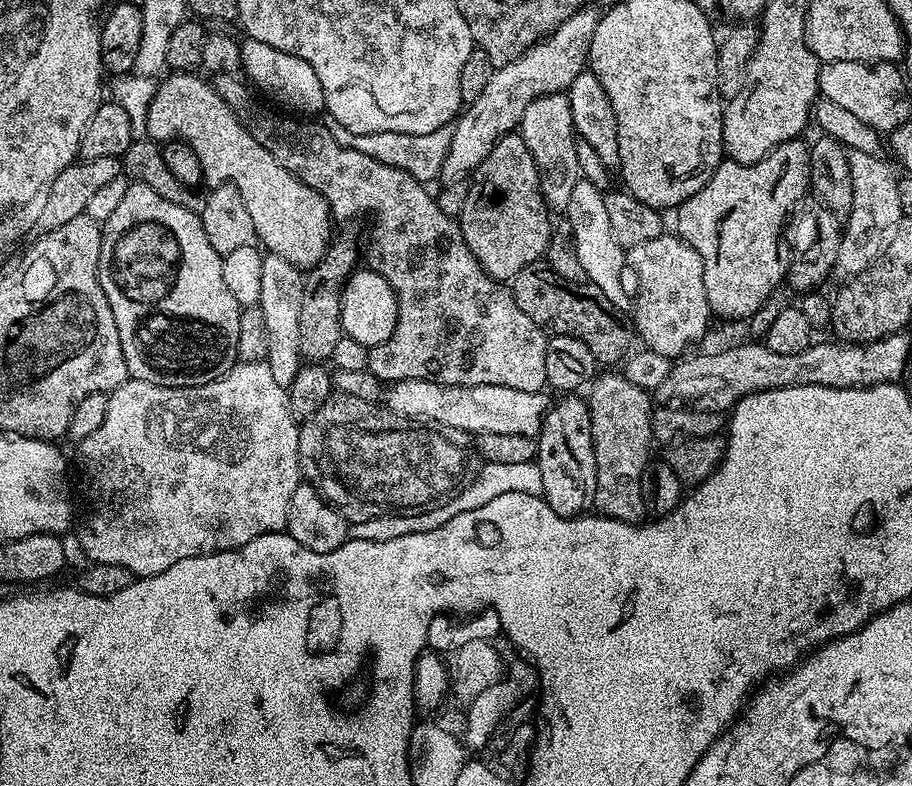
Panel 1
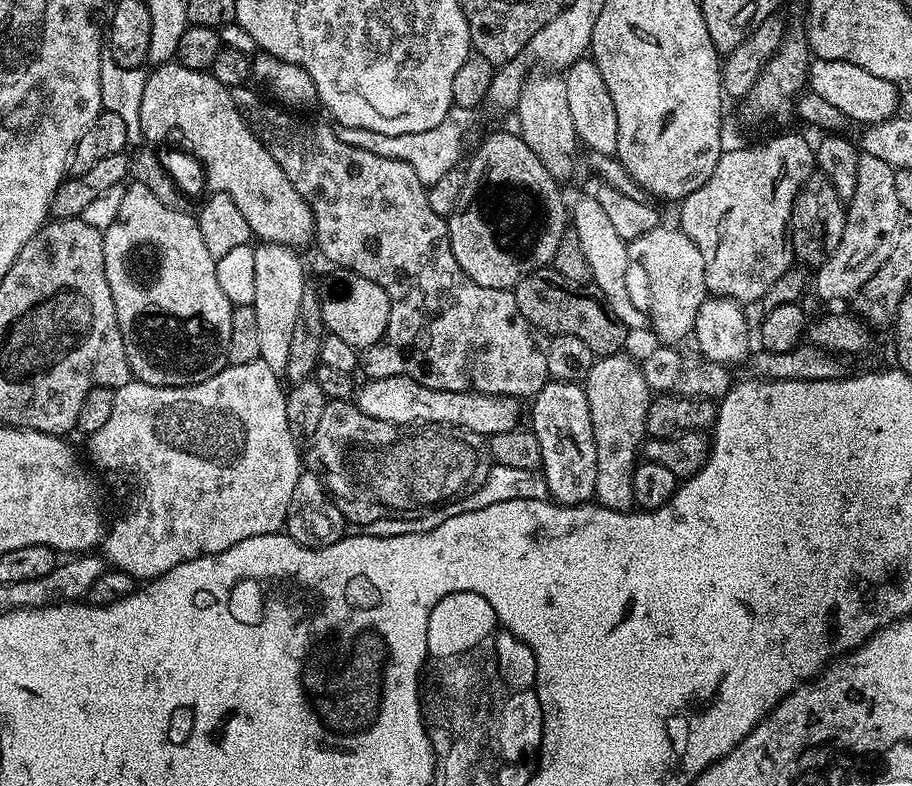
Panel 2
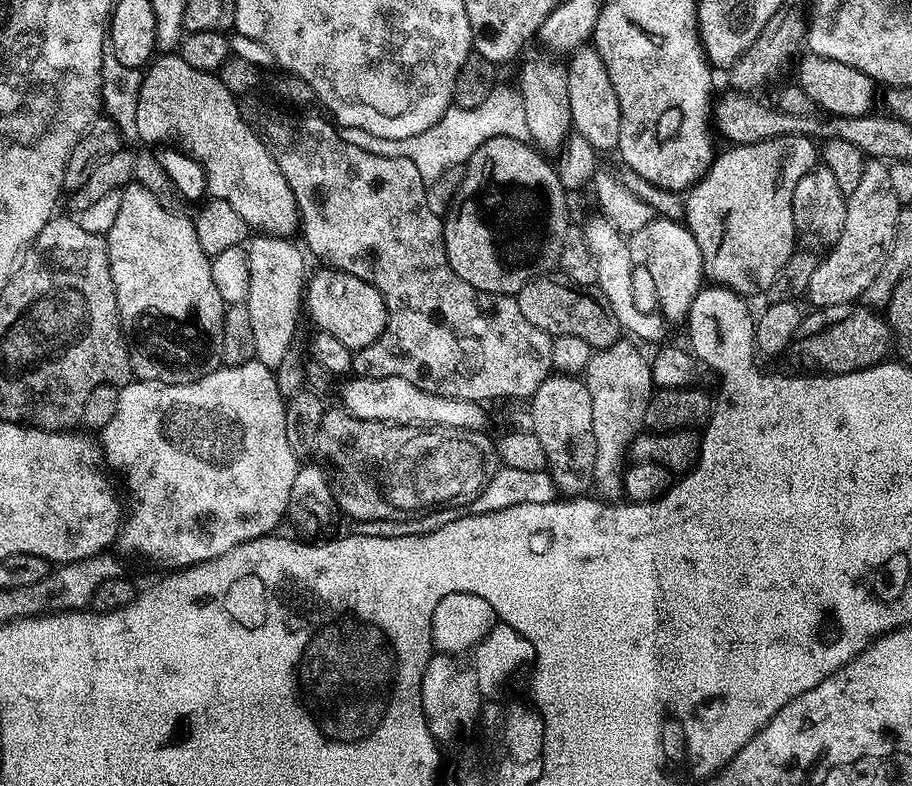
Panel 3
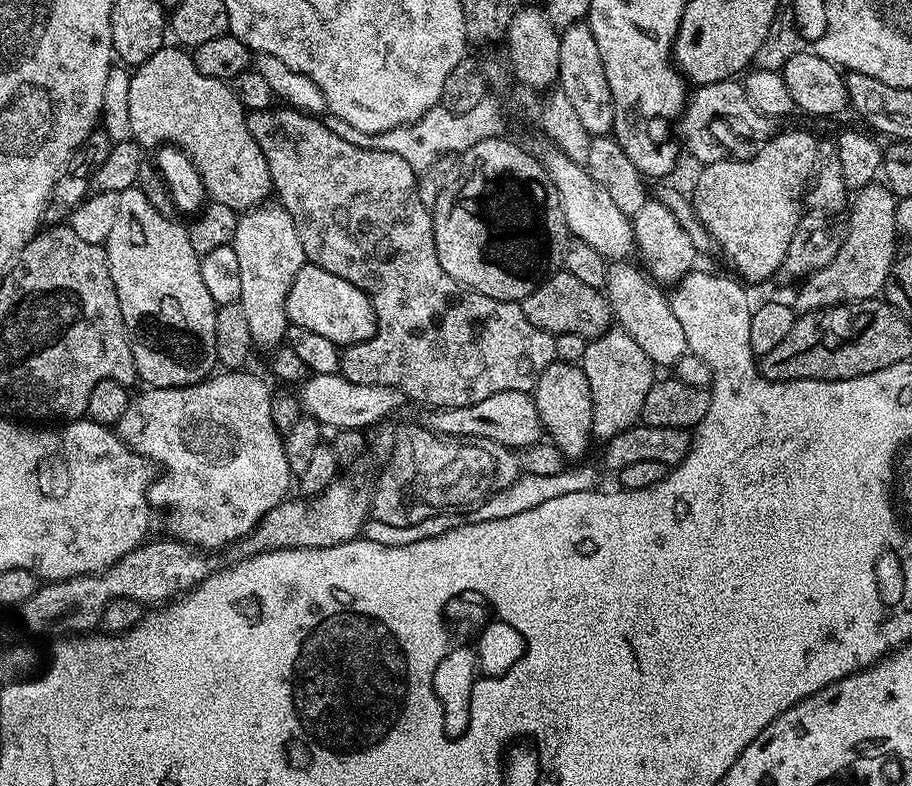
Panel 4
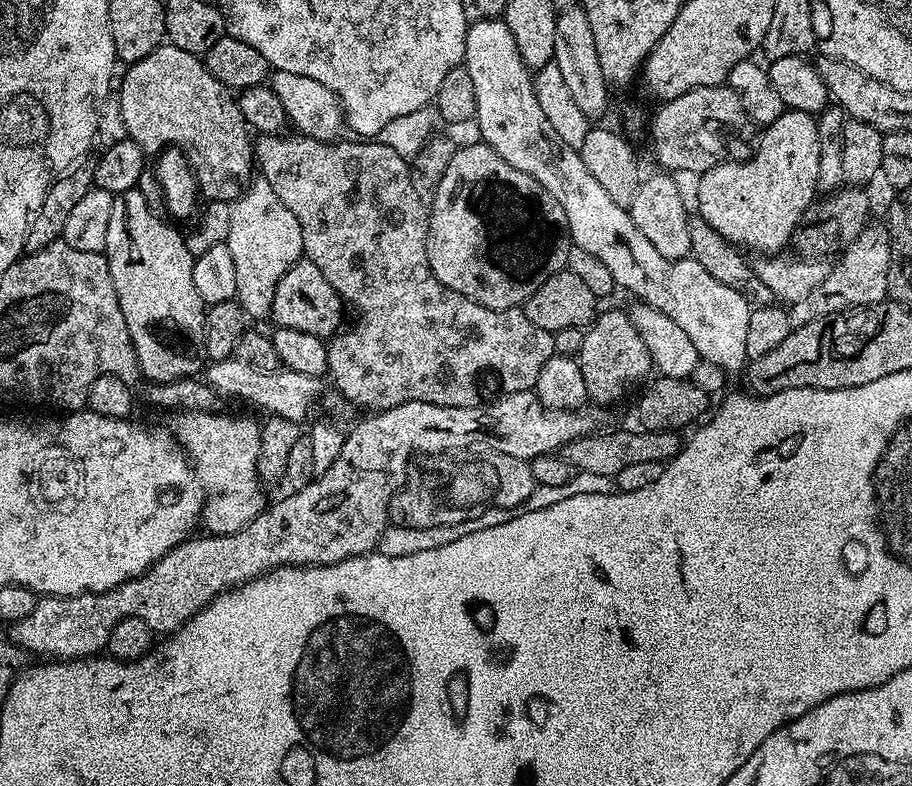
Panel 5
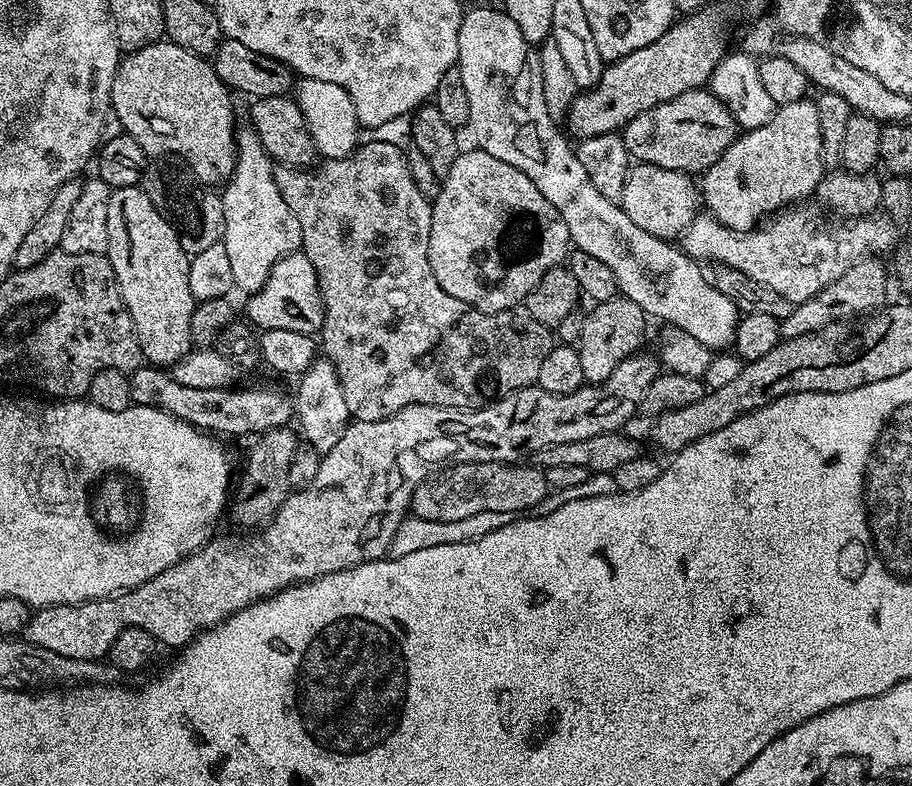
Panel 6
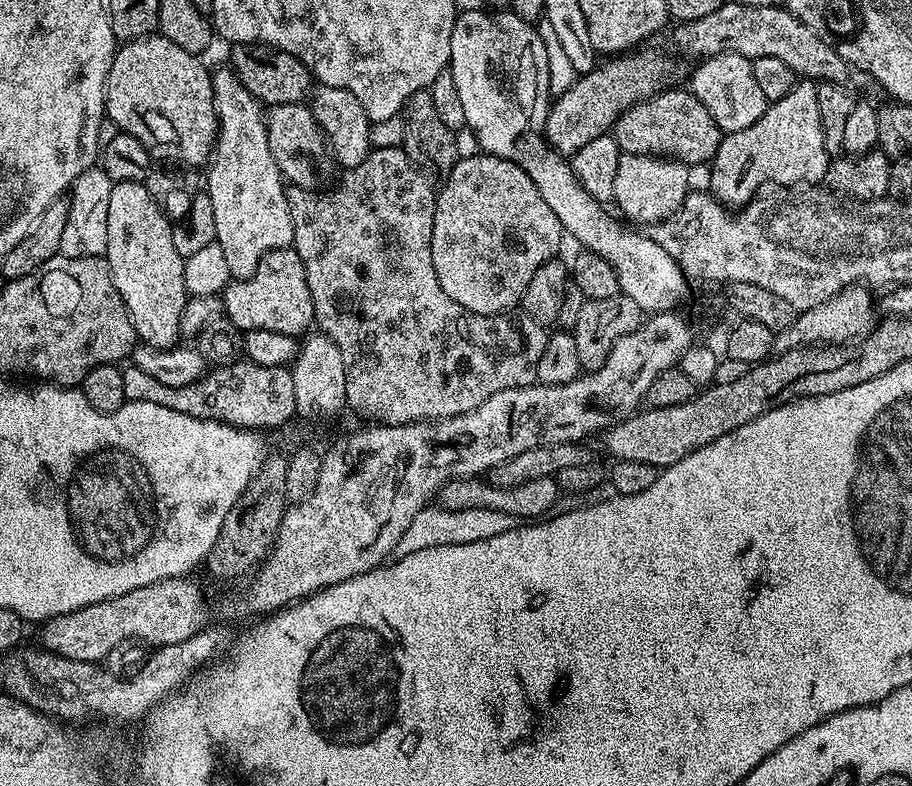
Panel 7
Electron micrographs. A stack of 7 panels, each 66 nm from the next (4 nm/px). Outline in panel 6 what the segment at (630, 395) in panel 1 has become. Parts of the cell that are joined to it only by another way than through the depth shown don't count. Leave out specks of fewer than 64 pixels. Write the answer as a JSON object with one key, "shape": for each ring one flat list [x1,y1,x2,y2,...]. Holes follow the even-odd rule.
{"shape":[[619,294,601,304,593,303,591,307,592,313,589,311,582,322,578,351,582,358,584,379,589,385,594,385,610,378,610,374,614,374,616,367,628,356,635,356,641,351,646,317,637,304]]}

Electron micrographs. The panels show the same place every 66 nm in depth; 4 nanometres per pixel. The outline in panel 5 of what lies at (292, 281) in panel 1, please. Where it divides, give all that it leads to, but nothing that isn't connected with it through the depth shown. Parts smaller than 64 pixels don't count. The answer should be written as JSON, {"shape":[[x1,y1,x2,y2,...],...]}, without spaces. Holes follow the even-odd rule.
{"shape":[[256,178,249,183,244,189,241,196,237,196,231,201,232,213,230,214,230,234,226,243,230,248,230,255,234,258,235,273,237,274,237,290,235,299,238,301,241,308,244,310,245,317,260,320,263,316,267,317,272,311,272,303,274,302,274,290,278,286,278,282,282,278,282,274,286,274,286,270,290,270,290,266,294,266,304,256,304,243,302,242,302,226,298,226,298,218,294,218,294,214,290,210,286,210,286,206,278,198,278,194,274,194,274,190,270,186,270,182,263,178]]}

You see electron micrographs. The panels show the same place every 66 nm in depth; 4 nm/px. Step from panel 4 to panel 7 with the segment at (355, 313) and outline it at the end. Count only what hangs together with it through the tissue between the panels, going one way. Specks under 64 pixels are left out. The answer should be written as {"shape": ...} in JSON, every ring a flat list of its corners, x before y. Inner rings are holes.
{"shape":[[289,246,266,254,258,262,258,270,245,280,233,279,222,293,224,316,241,333,254,330,278,330,299,337,313,327,316,315,306,282,306,270,296,249]]}

